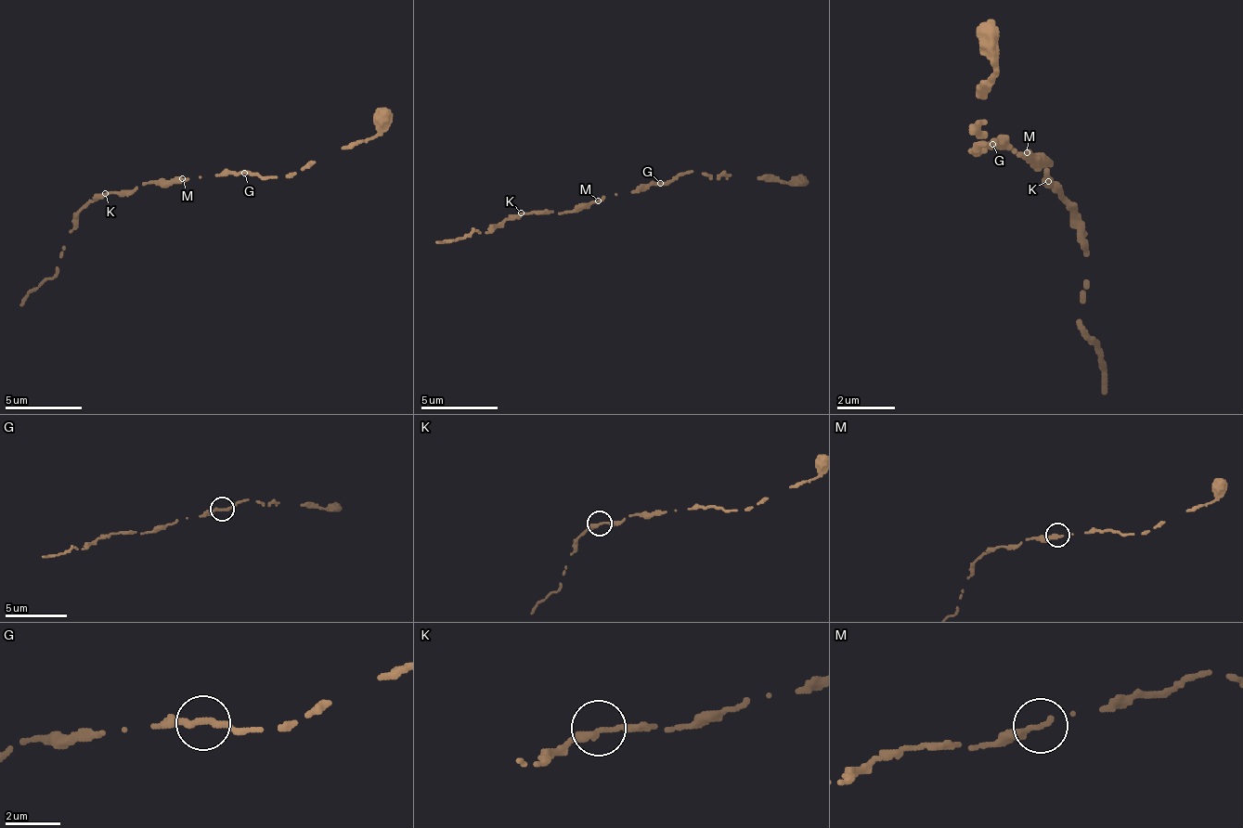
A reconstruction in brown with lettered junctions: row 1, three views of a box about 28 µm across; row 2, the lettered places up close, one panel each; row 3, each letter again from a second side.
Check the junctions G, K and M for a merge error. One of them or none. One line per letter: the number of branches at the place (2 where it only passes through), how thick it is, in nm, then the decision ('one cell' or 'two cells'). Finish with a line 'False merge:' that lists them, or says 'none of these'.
G: branches 2; calibre 260 nm; one cell
K: branches 2; calibre 260 nm; one cell
M: branches 1; calibre 360 nm; one cell
False merge: none of these

